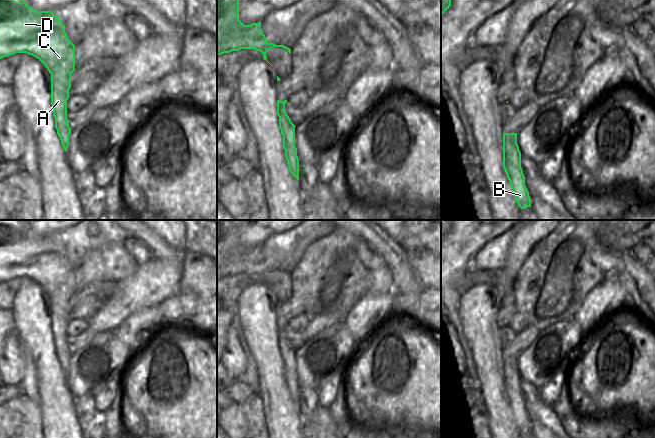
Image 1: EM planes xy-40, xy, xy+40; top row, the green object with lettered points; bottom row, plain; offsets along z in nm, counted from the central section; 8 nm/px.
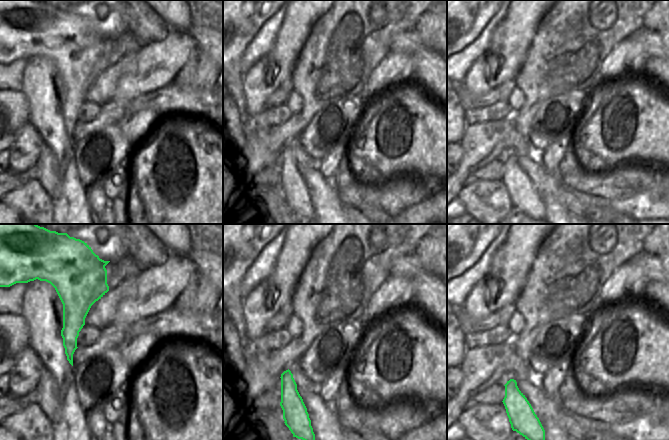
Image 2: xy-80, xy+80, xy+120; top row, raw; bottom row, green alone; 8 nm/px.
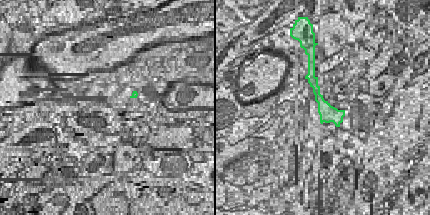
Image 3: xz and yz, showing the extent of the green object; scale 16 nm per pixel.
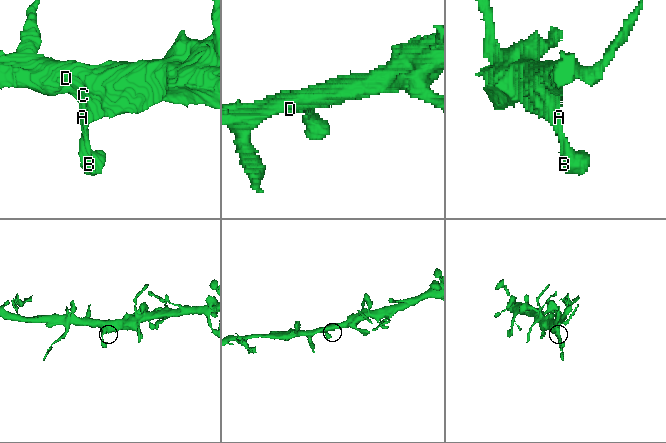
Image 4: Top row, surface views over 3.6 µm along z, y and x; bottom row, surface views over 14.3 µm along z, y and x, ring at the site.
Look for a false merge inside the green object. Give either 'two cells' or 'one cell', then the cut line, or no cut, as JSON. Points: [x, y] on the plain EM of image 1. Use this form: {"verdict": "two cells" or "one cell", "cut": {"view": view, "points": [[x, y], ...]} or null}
{"verdict": "one cell", "cut": null}

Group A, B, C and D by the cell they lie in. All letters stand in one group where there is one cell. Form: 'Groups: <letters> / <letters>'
Groups: A B C D

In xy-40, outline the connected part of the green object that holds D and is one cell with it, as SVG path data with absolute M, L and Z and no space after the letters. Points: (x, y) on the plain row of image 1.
M0 220L0 283L16 277L36 281L51 298L51 328L55 352L67 376L71 352L67 342L67 324L71 298L75 295L75 269L69 264L65 250L53 235L36 235L20 220Z

